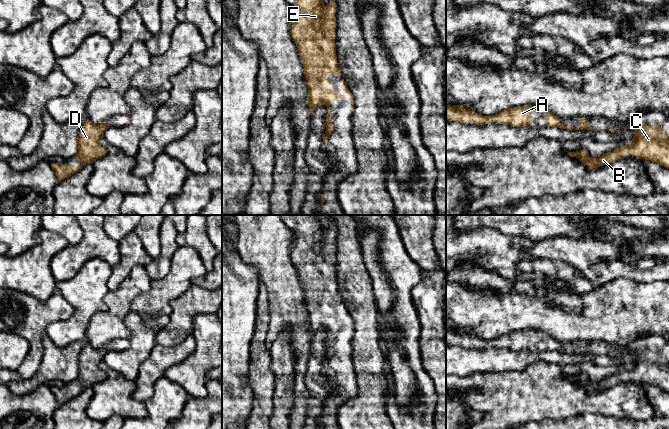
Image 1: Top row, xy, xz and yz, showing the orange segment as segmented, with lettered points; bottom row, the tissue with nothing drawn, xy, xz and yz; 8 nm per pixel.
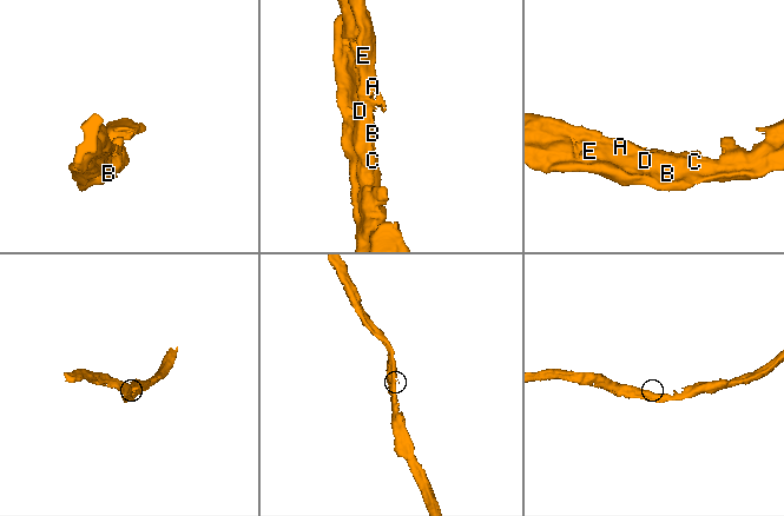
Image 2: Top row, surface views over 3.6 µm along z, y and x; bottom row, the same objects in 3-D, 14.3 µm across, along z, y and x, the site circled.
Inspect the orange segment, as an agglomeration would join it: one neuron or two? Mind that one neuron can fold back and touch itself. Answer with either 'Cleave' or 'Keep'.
Keep

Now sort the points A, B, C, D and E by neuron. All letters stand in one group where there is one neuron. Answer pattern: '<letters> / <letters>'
A B C D E

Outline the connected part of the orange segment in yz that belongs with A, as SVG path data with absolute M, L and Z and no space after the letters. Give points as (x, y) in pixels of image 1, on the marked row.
M446 104L446 120L456 121L462 124L484 125L488 123L496 123L496 124L507 124L513 127L521 127L521 126L531 127L531 114L532 114L533 107L536 108L535 106L531 106L531 105L523 105L523 106L513 107L513 108L504 110L496 115L483 116L476 113L473 110L464 108L462 105L449 106Z

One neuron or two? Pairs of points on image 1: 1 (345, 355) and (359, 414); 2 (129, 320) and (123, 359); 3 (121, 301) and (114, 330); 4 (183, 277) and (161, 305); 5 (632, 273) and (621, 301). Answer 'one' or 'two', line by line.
1: two
2: one
3: one
4: one
5: two

